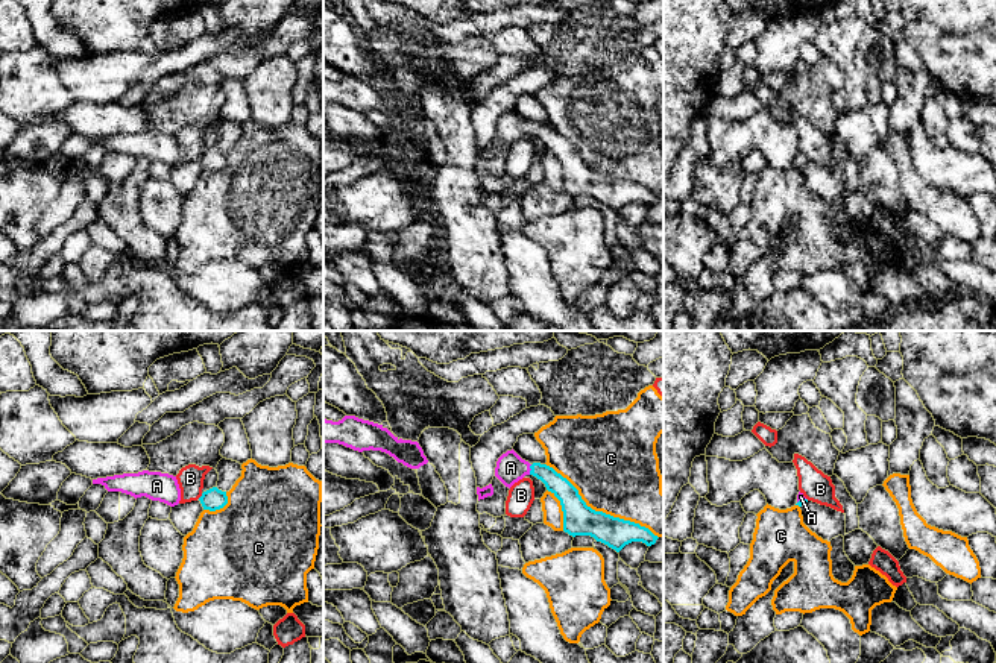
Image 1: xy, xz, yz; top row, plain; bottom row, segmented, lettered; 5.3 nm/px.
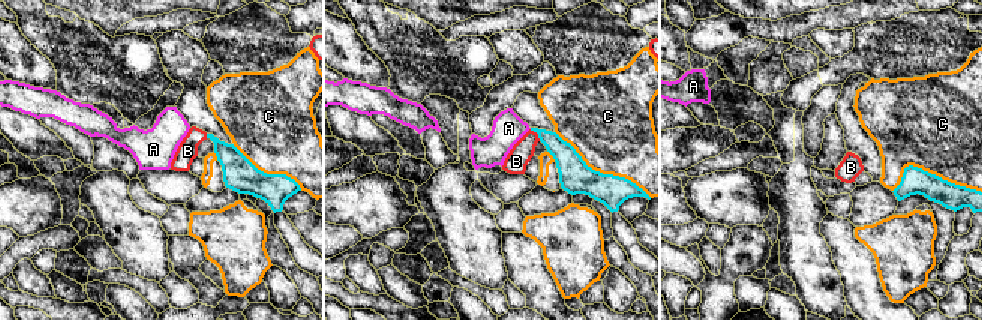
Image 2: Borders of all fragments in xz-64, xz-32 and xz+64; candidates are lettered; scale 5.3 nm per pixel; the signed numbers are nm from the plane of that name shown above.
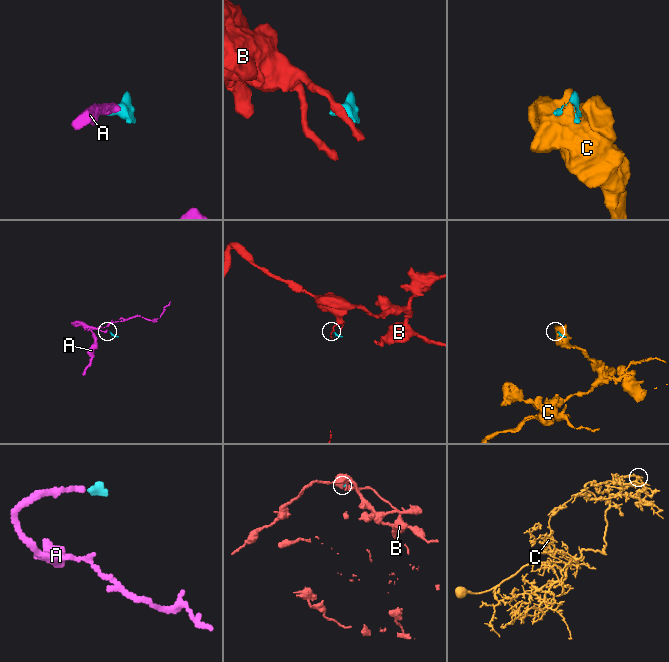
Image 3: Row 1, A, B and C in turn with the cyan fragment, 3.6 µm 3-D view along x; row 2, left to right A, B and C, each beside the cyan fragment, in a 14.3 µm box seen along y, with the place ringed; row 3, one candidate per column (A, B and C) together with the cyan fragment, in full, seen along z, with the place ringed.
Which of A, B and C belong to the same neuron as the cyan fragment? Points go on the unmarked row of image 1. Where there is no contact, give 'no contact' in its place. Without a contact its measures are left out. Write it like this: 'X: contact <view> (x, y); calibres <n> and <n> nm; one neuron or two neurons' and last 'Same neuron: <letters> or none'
A: contact xz (530, 128); calibres 110 and 160 nm; one neuron
B: contact xy (201, 157); calibres 120 and 140 nm; two neurons
C: contact xz (600, 172); calibres 170 and 460 nm; two neurons
Same neuron: A

